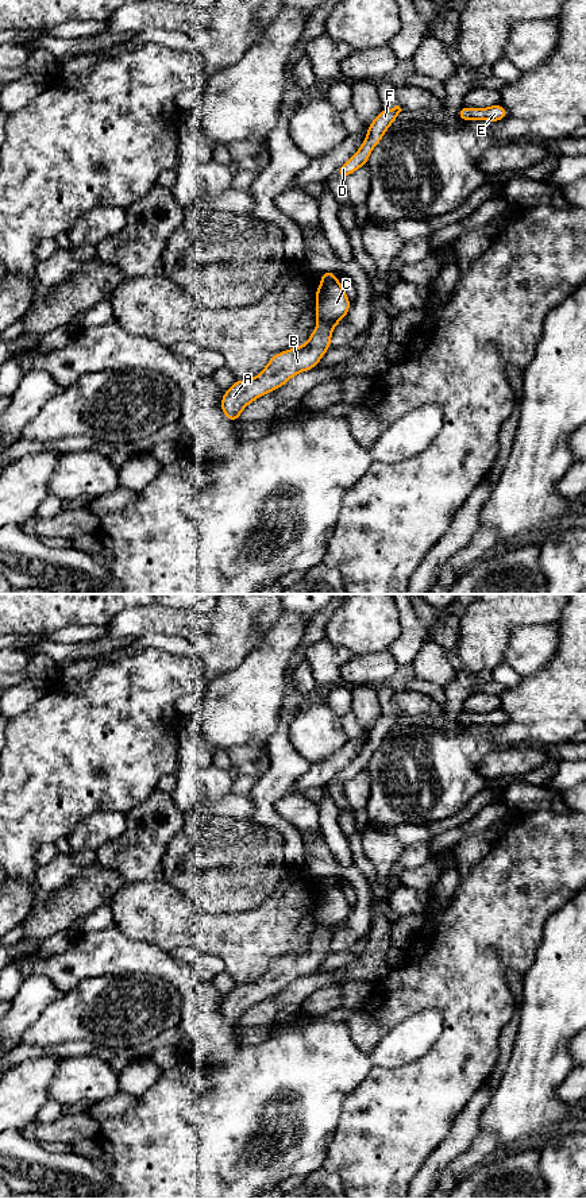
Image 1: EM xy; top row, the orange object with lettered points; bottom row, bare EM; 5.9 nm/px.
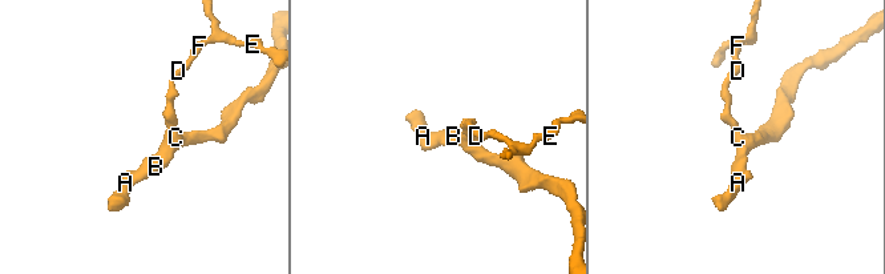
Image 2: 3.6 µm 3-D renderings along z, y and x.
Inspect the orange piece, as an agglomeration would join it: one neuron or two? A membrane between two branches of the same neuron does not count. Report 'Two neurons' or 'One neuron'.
Two neurons

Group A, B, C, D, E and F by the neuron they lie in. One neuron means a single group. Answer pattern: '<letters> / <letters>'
A B C / D E F

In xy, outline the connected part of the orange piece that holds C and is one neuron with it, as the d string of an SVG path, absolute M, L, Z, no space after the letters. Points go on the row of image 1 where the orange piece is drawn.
M335 281L317 286L317 325L309 340L304 346L273 355L258 377L235 381L223 394L220 402L220 408L227 419L238 424L239 415L250 402L281 388L296 374L316 367L331 347L331 335L335 325L346 317L350 307L351 302L342 282Z

